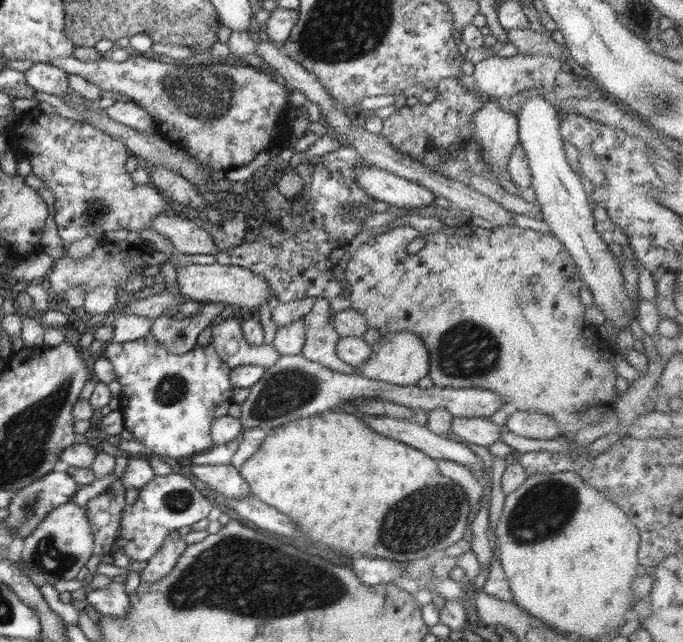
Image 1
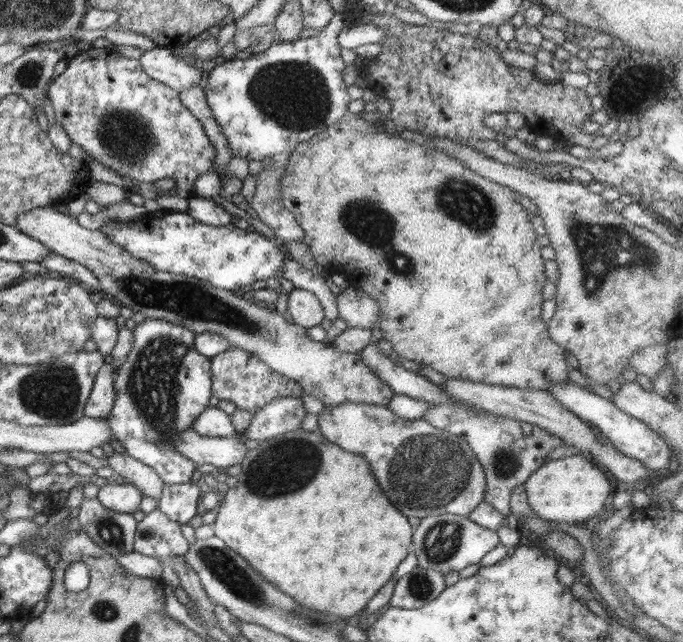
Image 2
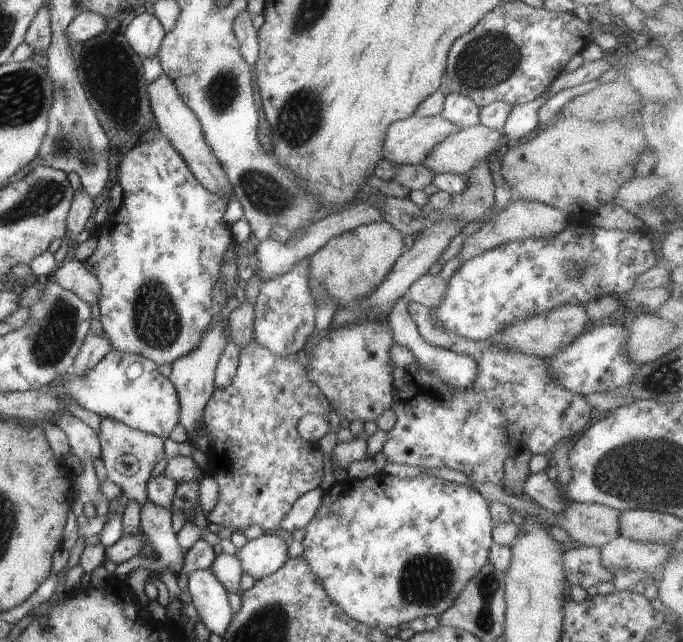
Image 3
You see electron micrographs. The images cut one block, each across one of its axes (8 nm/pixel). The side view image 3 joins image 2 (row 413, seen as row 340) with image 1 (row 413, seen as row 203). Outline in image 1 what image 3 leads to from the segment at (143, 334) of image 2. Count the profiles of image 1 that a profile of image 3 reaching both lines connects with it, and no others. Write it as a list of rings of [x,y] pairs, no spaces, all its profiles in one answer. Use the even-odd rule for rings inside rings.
[[[148,333],[134,342],[110,341],[103,347],[101,355],[113,364],[115,381],[122,385],[119,395],[119,412],[124,416],[124,429],[130,432],[134,440],[146,446],[147,454],[164,454],[170,458],[182,458],[190,454],[208,451],[213,446],[210,437],[211,423],[216,418],[226,416],[233,404],[233,385],[230,380],[231,368],[224,362],[212,346],[194,346],[182,354],[174,354],[160,346],[160,342]]]

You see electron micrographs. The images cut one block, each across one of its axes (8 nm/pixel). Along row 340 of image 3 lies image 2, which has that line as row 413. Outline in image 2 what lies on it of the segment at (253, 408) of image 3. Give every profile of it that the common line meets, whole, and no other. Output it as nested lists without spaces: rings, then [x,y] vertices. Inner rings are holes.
[[[230,346],[222,354],[211,358],[211,377],[214,397],[232,402],[238,409],[248,410],[253,416],[274,400],[302,398],[306,393],[298,381],[273,371],[261,358],[238,347]]]

